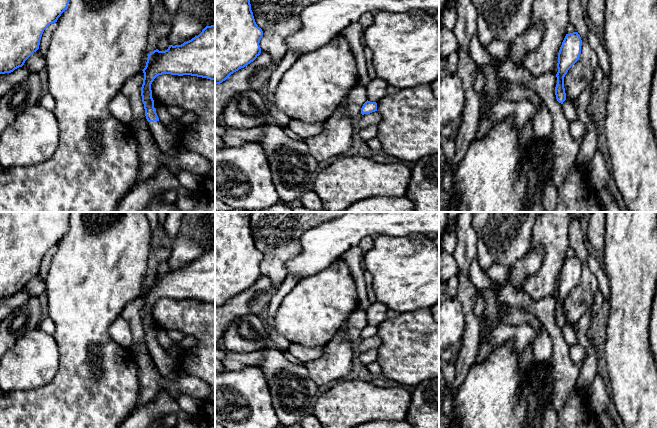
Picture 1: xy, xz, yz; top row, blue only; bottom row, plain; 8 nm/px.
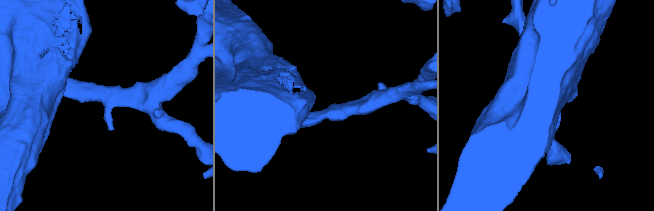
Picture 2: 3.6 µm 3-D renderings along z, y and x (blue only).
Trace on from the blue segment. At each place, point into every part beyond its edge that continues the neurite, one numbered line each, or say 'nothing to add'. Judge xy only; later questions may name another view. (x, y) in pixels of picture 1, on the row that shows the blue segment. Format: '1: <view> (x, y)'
1: xy (164, 139)

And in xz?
nothing to add

